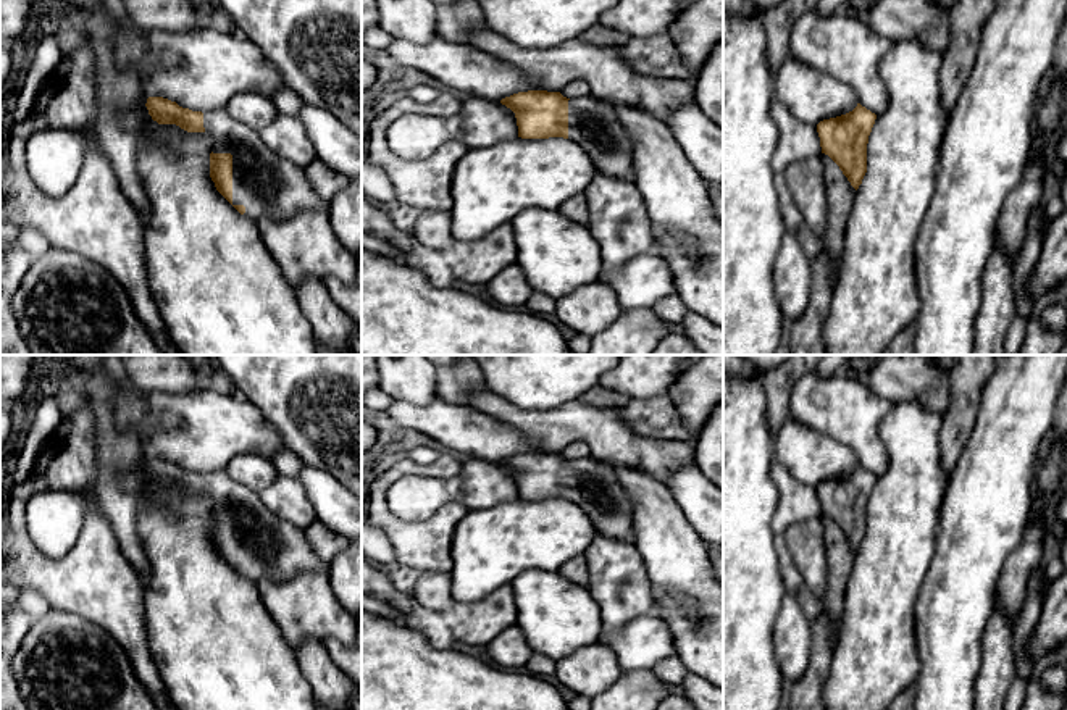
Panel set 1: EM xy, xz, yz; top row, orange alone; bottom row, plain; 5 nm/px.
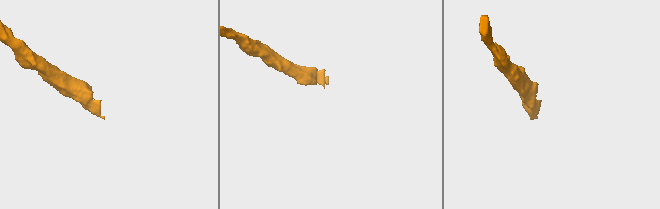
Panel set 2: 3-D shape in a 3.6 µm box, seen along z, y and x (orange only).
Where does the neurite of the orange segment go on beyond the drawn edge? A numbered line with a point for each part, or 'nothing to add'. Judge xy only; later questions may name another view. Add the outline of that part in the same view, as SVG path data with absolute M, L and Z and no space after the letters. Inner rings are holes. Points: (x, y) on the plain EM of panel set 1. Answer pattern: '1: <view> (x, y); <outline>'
1: xy (267, 546); M224 471L203 474L213 515L232 516L232 566L245 568L245 579L287 579L308 571L328 571L312 549L305 529L271 513L260 495Z

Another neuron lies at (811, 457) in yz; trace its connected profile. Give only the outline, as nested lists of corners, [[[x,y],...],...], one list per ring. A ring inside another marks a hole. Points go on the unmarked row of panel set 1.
[[[791,418],[776,432],[775,460],[799,482],[814,487],[846,476],[859,465],[859,458],[846,444]]]

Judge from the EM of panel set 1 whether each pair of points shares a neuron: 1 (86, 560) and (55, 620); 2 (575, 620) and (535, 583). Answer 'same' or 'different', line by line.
1: different
2: same

